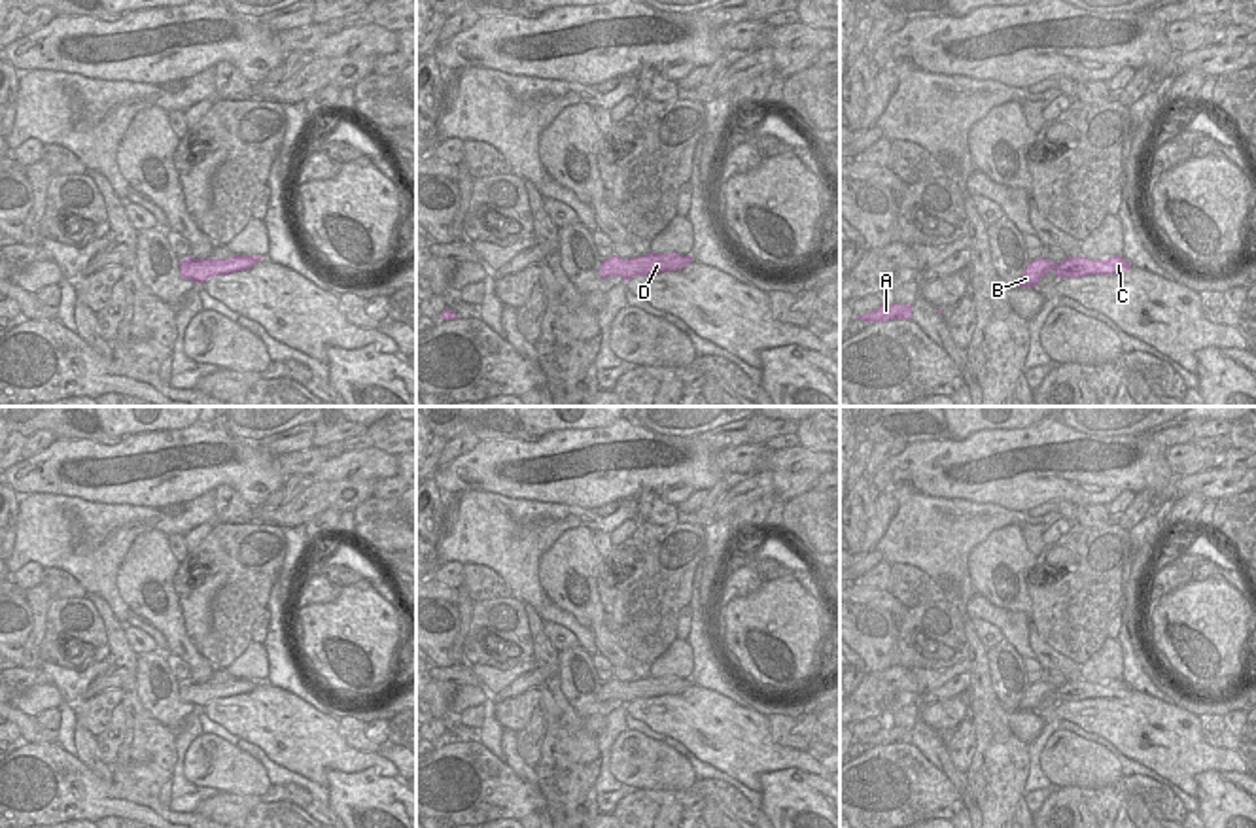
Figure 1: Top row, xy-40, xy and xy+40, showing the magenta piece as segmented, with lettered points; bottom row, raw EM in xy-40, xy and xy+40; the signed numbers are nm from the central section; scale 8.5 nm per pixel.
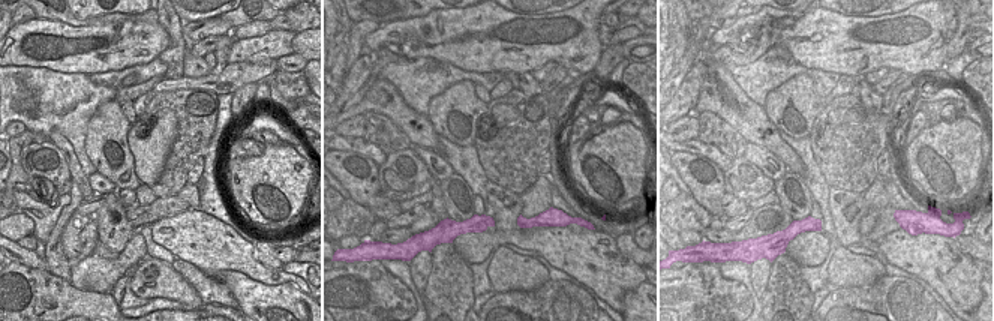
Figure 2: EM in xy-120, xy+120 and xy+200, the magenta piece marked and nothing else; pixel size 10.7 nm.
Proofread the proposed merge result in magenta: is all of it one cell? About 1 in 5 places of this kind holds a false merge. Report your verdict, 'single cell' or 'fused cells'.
single cell

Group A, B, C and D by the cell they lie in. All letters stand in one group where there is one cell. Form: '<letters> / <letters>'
A B C D

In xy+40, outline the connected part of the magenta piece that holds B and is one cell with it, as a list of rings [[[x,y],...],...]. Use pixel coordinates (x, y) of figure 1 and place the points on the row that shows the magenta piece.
[[[1084,255],[1065,257],[1061,263],[1052,263],[1050,259],[1029,261],[1023,274],[1020,276],[1018,287],[1033,287],[1040,282],[1050,270],[1059,278],[1082,278],[1090,274],[1124,274],[1131,268],[1131,263],[1122,255],[1107,259],[1088,259]]]

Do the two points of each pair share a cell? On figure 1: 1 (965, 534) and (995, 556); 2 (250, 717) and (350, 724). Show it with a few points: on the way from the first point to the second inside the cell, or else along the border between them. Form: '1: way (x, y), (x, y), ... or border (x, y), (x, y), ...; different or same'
1: border (1020, 526), (995, 528), (973, 549), (971, 586); different
2: border (337, 719), (337, 730), (348, 745), (375, 751); different

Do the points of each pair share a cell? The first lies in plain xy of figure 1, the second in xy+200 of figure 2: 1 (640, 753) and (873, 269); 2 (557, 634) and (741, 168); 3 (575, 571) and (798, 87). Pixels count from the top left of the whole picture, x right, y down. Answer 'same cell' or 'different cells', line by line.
1: same cell
2: different cells
3: same cell

